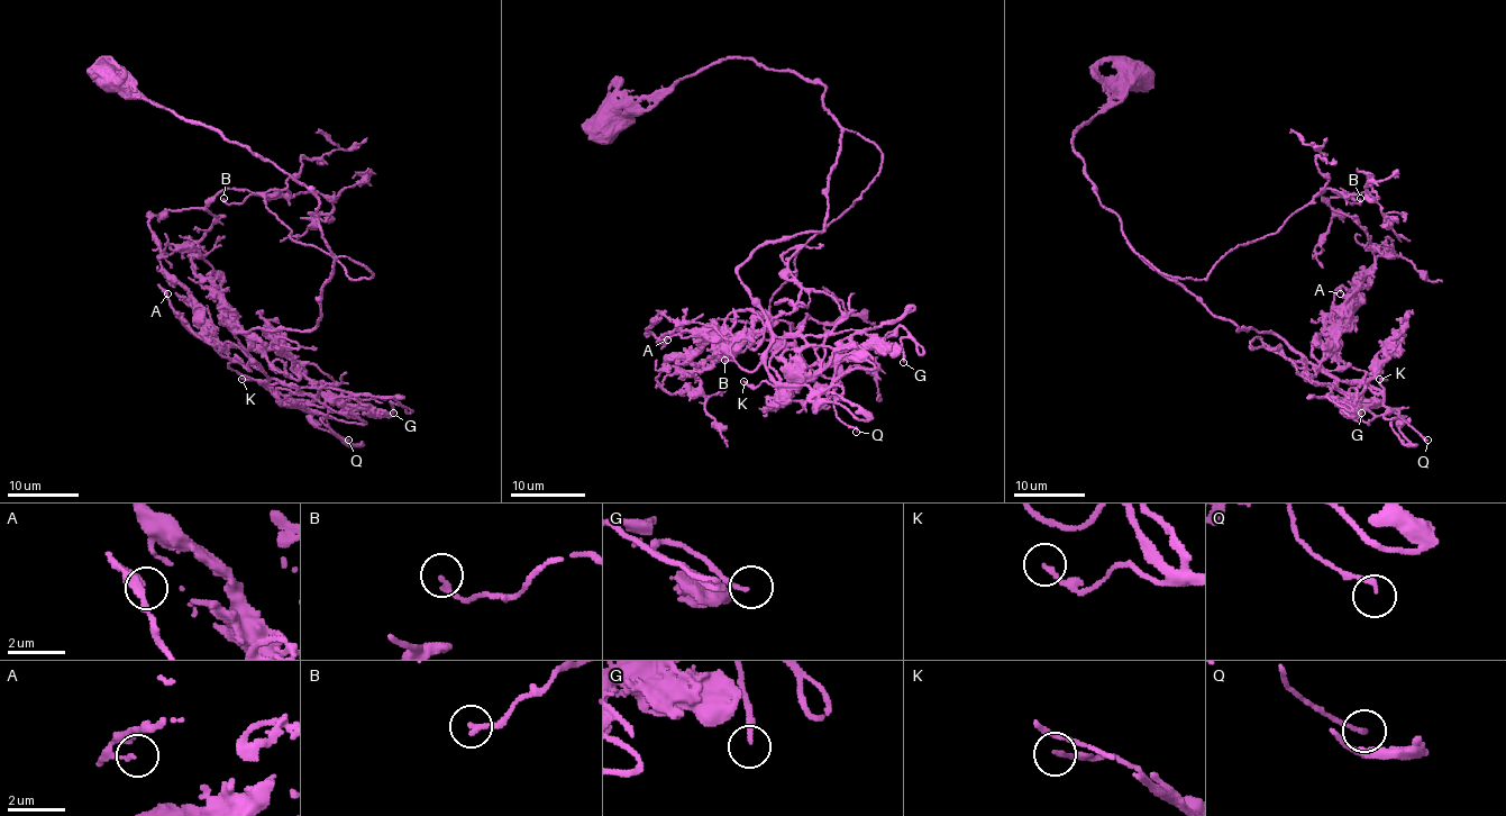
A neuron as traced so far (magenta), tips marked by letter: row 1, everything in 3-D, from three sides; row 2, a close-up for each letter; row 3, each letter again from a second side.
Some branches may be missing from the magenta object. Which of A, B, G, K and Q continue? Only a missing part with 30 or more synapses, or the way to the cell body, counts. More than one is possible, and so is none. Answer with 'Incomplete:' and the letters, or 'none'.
Incomplete: G

